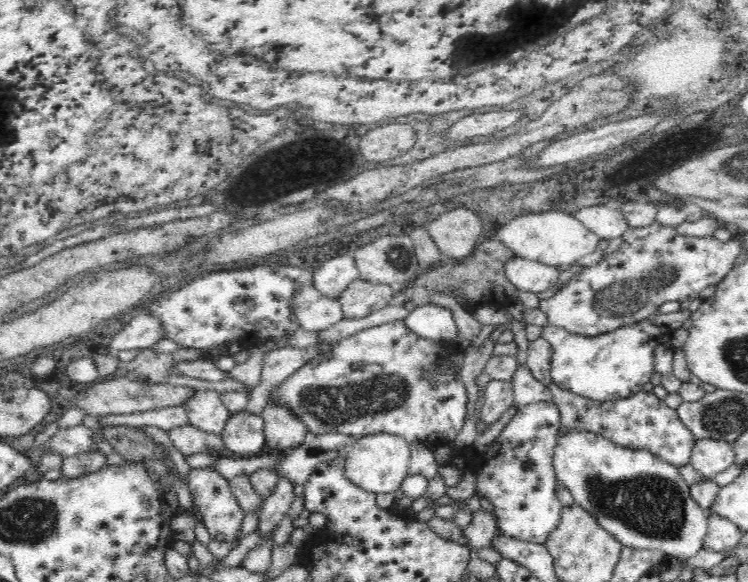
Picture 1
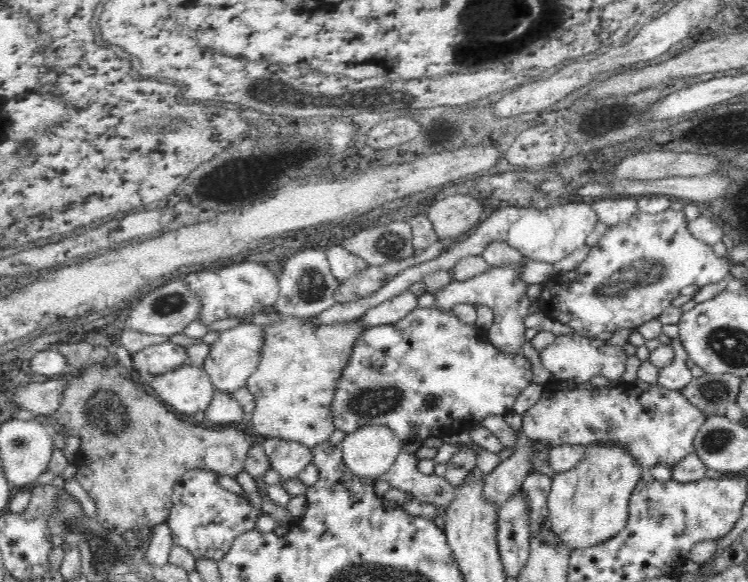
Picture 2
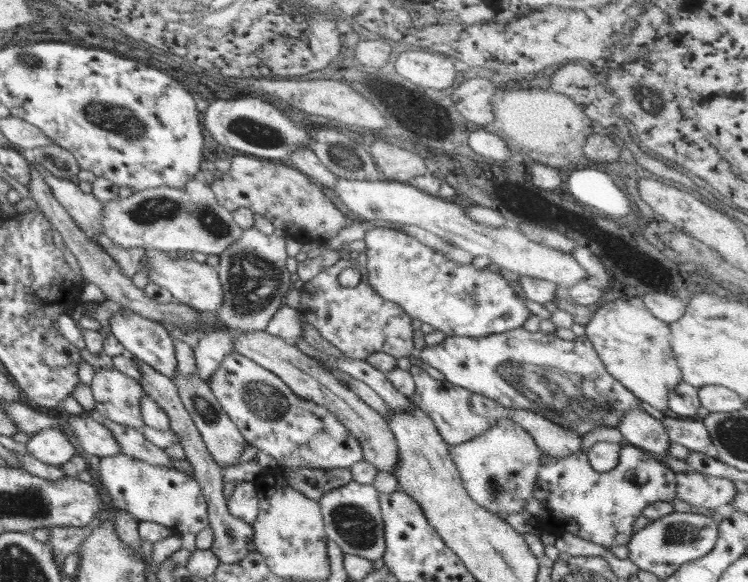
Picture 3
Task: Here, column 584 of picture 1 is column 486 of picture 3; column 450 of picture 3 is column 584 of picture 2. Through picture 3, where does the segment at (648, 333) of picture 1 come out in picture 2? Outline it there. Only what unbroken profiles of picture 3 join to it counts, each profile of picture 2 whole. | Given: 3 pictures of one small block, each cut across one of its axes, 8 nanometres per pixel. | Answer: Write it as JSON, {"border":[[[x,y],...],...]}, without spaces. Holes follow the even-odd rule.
{"border":[[[576,332],[567,335],[557,335],[555,341],[539,353],[544,368],[554,377],[554,381],[570,383],[589,382],[594,376],[603,376],[614,384],[621,380],[626,371],[628,354],[622,346],[610,345],[597,337],[590,338]]]}

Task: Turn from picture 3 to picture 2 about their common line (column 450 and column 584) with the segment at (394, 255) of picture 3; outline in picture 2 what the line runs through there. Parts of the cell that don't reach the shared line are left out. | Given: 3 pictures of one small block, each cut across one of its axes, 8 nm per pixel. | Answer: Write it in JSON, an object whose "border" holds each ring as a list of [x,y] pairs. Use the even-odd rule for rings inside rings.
{"border":[[[669,209],[657,214],[638,211],[627,222],[610,227],[584,262],[544,286],[544,296],[536,300],[539,312],[594,338],[606,330],[635,329],[658,319],[686,286],[701,288],[724,280],[731,272],[729,256],[720,258],[712,245],[690,235],[688,224],[684,212]]]}

